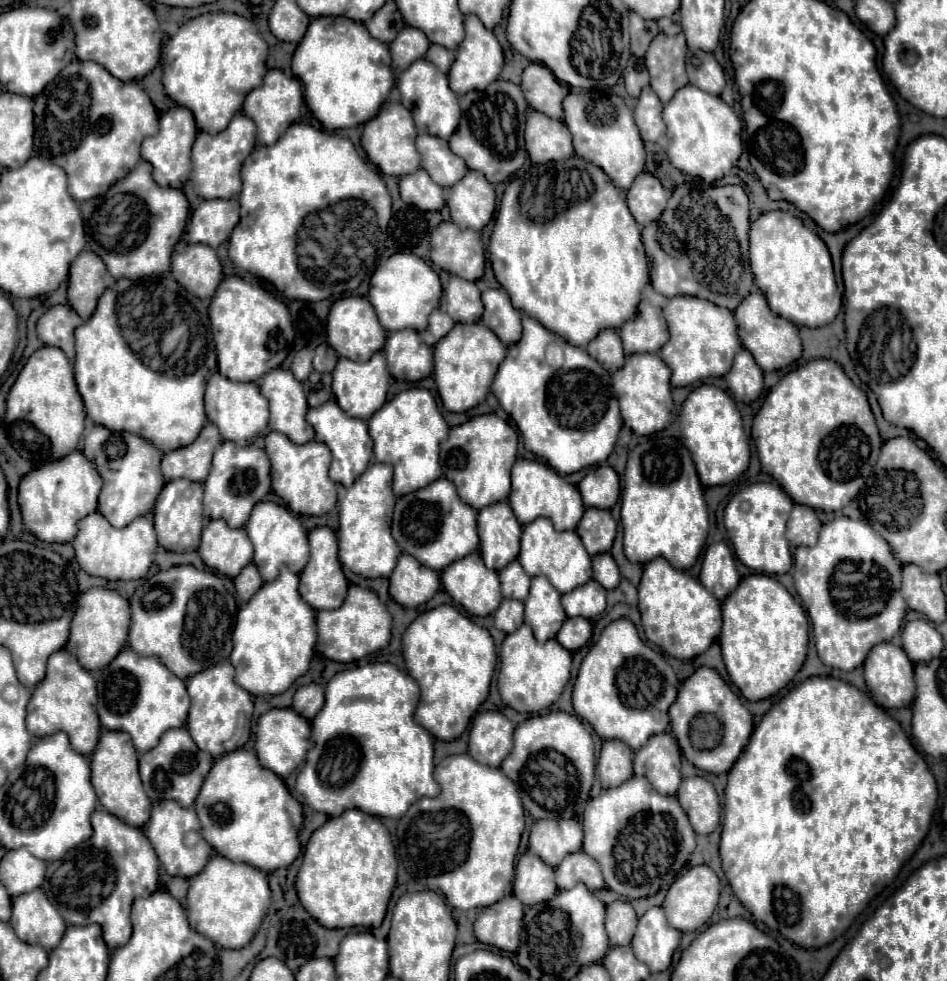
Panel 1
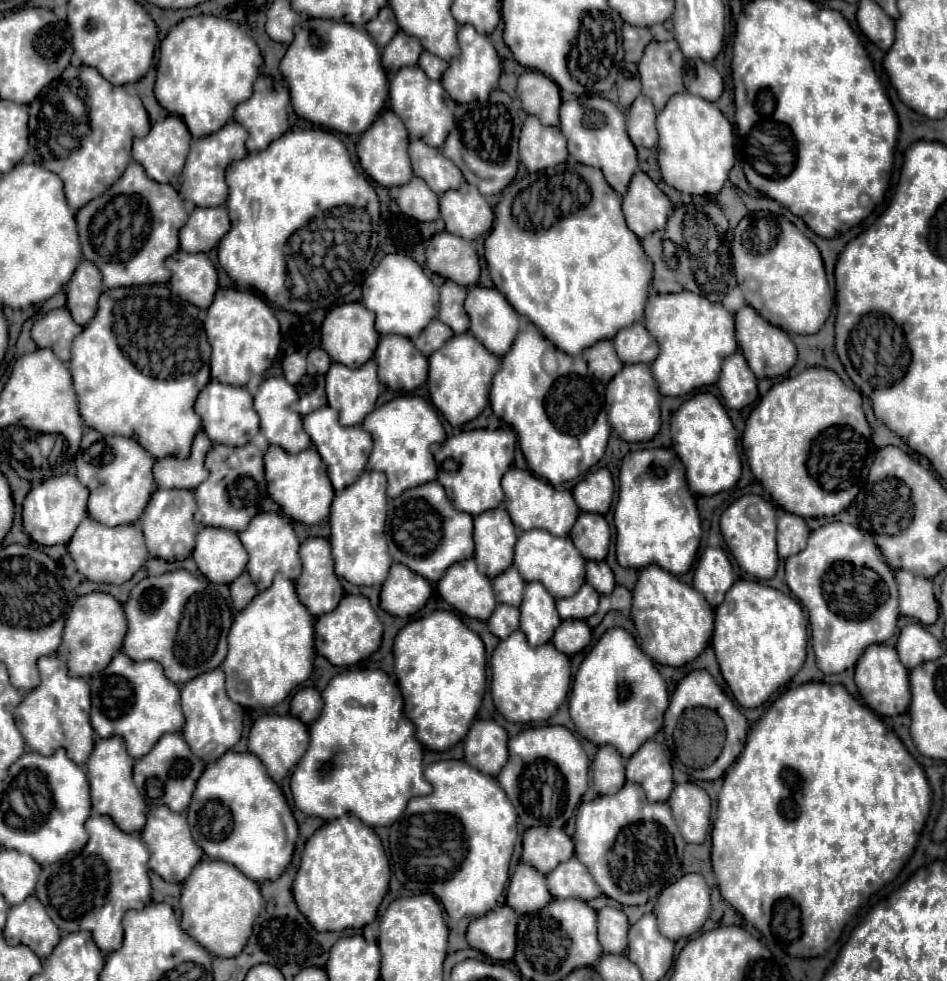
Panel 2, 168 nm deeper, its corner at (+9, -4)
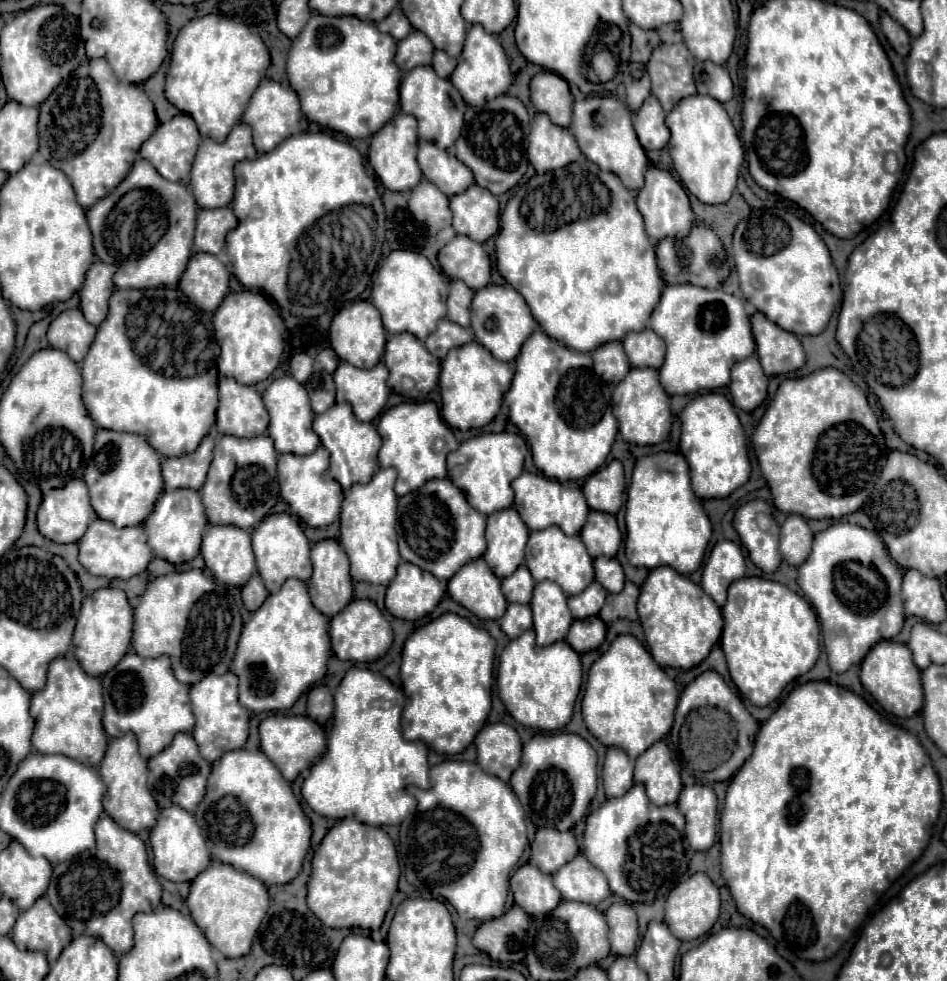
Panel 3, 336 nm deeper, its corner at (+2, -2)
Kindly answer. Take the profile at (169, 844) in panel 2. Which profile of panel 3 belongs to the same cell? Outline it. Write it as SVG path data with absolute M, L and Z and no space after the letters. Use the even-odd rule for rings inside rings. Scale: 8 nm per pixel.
M171 805L169 809L161 811L157 825L151 829L151 849L155 873L169 881L193 881L211 863L209 849L199 831L199 825L195 823L193 813L177 805Z

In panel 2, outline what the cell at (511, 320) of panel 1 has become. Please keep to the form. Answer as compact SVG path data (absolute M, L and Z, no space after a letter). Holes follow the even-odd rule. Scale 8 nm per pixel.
M474 285L468 291L464 307L466 307L466 313L470 315L470 333L488 351L494 351L494 355L502 357L512 347L512 341L514 341L514 337L518 333L518 325L520 325L520 317L512 309L512 305L506 301L506 297L498 289L486 289L486 287Z

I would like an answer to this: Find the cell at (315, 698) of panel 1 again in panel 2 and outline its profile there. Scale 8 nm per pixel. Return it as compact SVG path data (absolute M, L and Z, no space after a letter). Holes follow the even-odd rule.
M314 687L300 689L290 701L290 715L306 725L310 725L318 717L318 711L322 711L322 699L320 691Z

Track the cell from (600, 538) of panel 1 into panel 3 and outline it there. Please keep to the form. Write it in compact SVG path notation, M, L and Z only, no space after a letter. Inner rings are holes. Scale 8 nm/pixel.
M591 511L589 521L585 523L585 529L581 531L581 539L593 559L601 555L615 557L621 545L621 533L619 533L615 515Z

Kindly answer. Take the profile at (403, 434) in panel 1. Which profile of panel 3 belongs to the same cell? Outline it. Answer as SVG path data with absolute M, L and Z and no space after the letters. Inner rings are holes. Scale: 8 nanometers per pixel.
M433 401L425 403L401 403L397 407L387 409L377 421L377 433L383 439L379 451L379 465L381 467L395 467L397 469L397 483L395 493L401 497L405 493L417 491L425 481L447 477L447 455L459 447L459 441L443 423L439 409ZM435 441L443 441L443 449L435 451Z

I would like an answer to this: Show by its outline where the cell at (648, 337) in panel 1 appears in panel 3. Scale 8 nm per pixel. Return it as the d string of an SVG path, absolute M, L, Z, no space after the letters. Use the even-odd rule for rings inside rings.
M643 329L641 333L629 333L623 339L623 347L629 357L631 367L659 369L663 365L665 343L651 329Z

